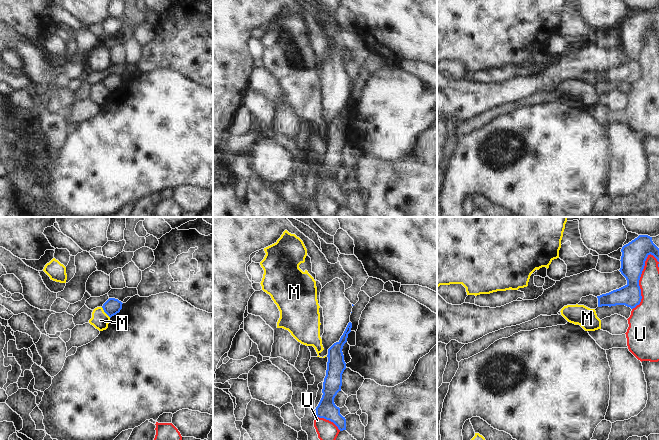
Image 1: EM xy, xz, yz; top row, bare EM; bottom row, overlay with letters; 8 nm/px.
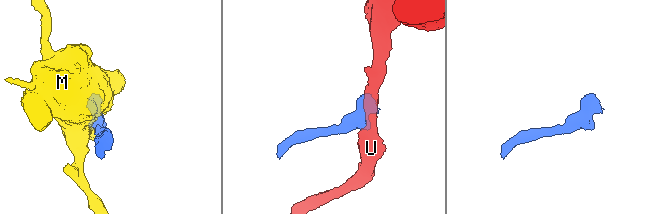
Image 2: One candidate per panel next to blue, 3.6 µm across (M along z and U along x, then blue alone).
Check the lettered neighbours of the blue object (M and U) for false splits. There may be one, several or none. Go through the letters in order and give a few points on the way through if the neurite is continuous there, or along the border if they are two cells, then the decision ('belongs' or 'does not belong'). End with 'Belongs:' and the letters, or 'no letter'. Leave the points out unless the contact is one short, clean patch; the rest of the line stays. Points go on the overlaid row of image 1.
M: border along xy (101, 307), (110, 317); does not belong
U: does not belong
Belongs: no letter

